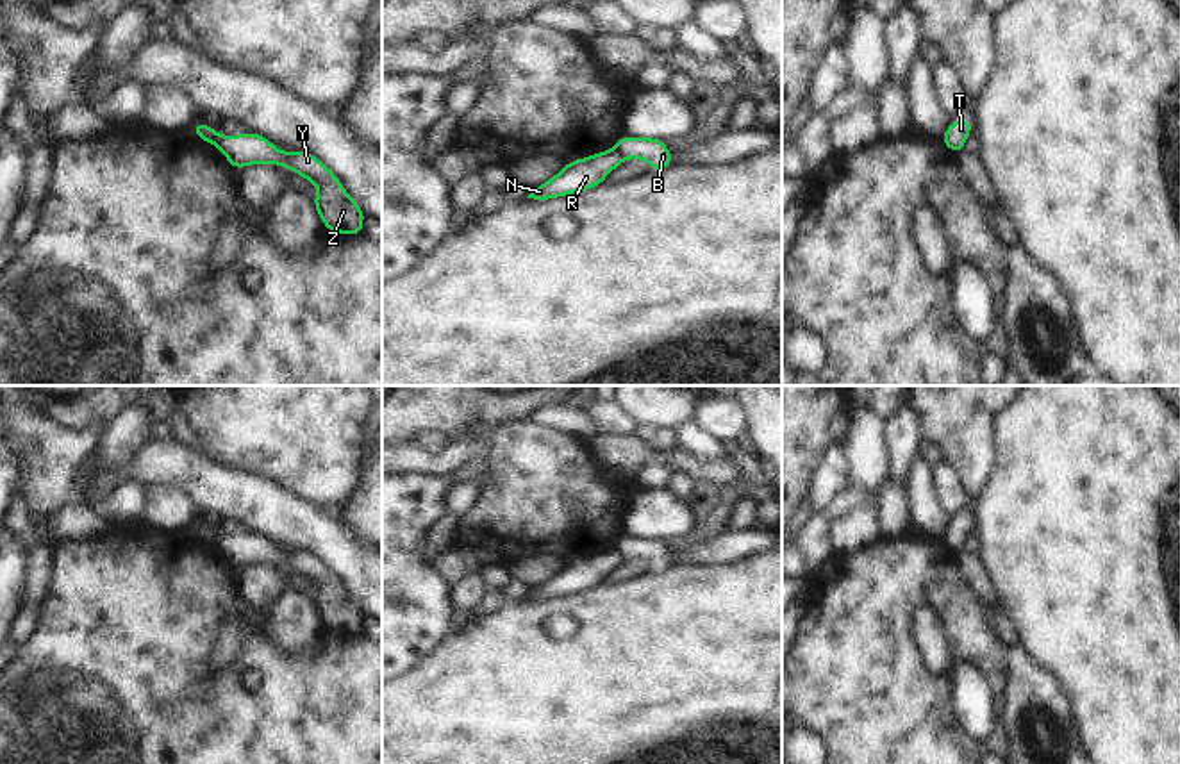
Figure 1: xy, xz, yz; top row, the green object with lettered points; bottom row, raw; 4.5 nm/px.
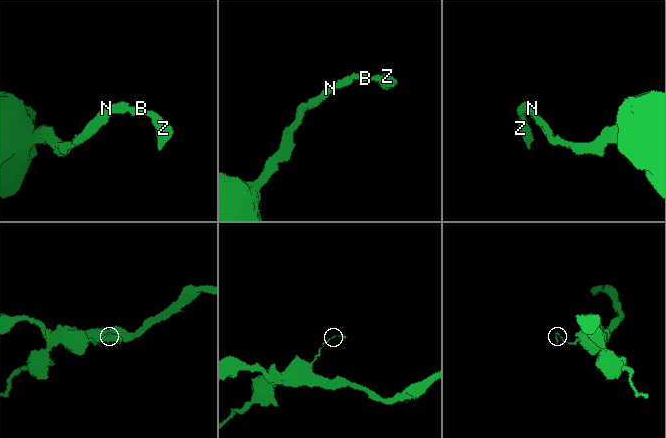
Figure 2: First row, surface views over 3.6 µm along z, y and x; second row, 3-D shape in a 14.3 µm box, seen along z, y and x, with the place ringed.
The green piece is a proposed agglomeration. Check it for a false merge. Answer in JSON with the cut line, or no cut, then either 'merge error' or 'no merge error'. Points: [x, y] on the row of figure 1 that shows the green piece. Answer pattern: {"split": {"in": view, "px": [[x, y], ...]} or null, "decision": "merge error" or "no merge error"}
{"split": {"in": "xz", "px": [[613, 149], [623, 159]]}, "decision": "merge error"}

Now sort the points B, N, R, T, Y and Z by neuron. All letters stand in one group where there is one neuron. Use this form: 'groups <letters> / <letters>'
groups B Y Z / N R T

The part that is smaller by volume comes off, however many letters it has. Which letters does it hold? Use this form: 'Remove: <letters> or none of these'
Remove: B, Y, Z

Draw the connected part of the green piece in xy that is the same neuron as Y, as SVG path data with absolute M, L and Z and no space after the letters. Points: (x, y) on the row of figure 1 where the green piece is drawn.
M257 132L218 136L216 146L236 170L248 164L278 164L302 175L320 187L311 200L327 230L346 236L362 234L364 211L348 196L341 180L312 154L305 150L280 152Z

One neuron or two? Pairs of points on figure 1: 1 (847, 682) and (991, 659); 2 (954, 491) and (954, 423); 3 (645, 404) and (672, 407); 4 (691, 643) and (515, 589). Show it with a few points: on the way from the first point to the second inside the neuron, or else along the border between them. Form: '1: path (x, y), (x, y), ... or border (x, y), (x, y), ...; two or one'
1: path (872, 639), (914, 597), (936, 597), (955, 616); one
2: border (943, 459), (955, 472), (961, 488), (972, 502); two
3: path (652, 404), (664, 404); one
4: border (525, 597), (507, 602); two

